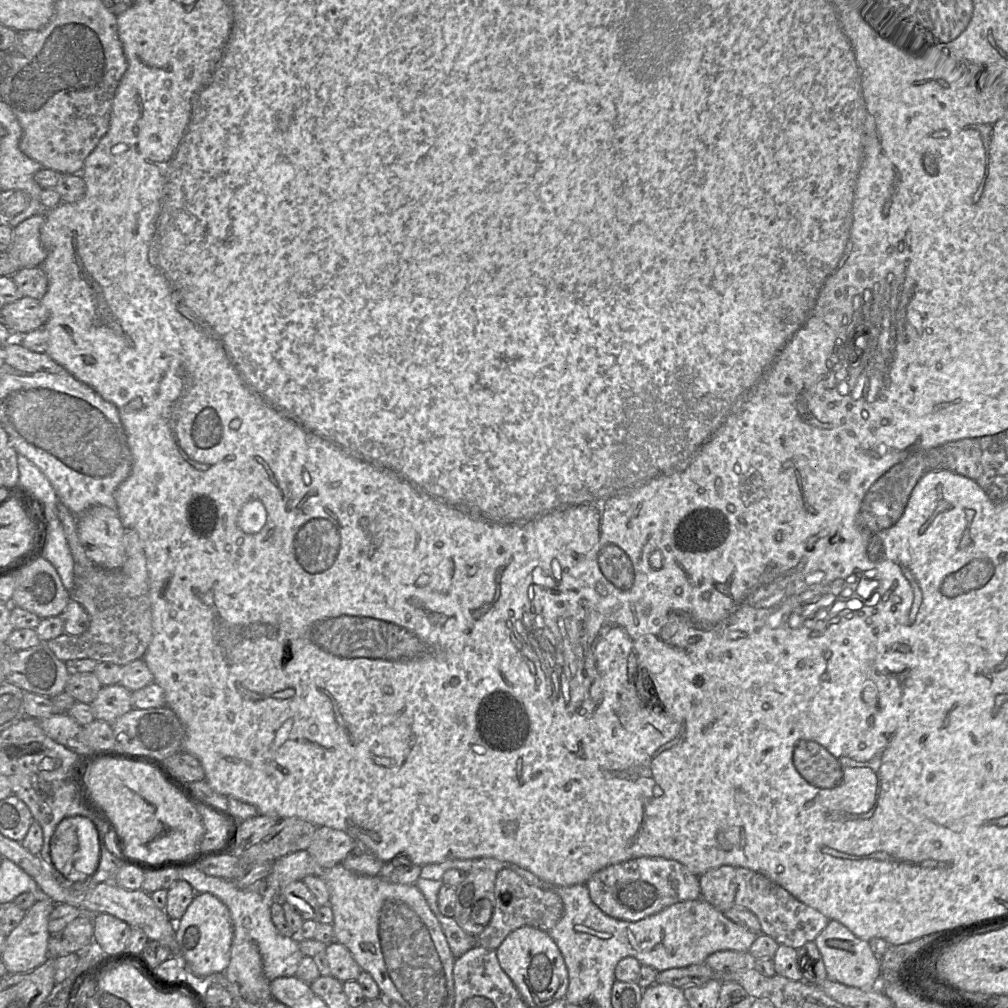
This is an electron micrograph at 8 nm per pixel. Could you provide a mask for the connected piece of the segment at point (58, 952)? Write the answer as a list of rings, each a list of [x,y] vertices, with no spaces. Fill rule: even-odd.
[[[79,916],[62,931],[51,934],[48,943],[49,957],[65,956],[77,952],[93,940],[93,921],[88,917]]]

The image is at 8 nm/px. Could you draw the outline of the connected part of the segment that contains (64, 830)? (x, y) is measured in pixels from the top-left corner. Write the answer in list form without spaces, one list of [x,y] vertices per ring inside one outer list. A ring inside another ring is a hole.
[[[77,815],[63,819],[51,838],[50,853],[59,873],[69,881],[83,882],[94,874],[99,864],[100,844],[97,826],[84,816]]]

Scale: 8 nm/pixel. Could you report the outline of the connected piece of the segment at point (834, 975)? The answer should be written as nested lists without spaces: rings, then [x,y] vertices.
[[[829,920],[814,942],[822,956],[827,979],[861,990],[876,990],[881,976],[881,964],[869,942],[859,939],[836,920]]]

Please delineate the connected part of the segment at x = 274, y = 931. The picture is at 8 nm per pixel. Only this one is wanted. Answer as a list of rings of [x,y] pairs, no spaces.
[[[183,865],[175,869],[179,878],[187,881],[196,893],[209,892],[228,907],[234,934],[241,934],[241,937],[250,937],[255,941],[262,958],[264,974],[269,981],[279,977],[295,976],[304,954],[299,948],[295,933],[293,937],[286,937],[275,927],[271,918],[271,902],[265,896],[255,891],[240,889],[230,880],[207,875],[194,865]]]

